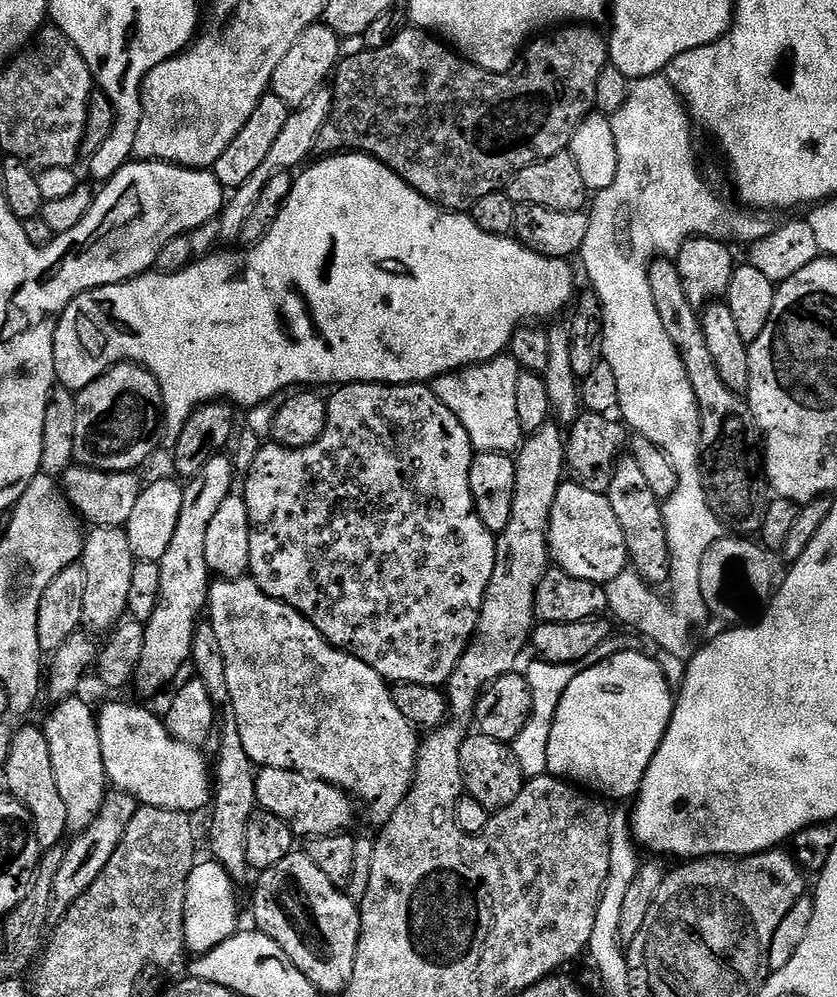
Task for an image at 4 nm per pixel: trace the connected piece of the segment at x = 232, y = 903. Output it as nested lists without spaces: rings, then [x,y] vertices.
[[[205,860],[205,864],[194,864],[189,881],[186,882],[184,947],[189,953],[192,951],[192,954],[214,950],[214,946],[235,936],[241,927],[240,900],[236,897],[237,881],[215,860]]]

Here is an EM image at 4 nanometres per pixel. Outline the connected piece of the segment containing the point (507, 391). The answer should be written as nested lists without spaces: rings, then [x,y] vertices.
[[[511,354],[495,356],[484,364],[474,364],[458,372],[447,372],[431,381],[436,397],[466,426],[476,452],[515,453],[522,443],[518,422],[517,387],[521,366]]]

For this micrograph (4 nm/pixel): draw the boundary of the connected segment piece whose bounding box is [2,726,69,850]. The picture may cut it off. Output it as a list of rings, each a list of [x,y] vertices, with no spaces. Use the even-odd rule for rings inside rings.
[[[25,726],[16,731],[14,742],[10,746],[10,758],[2,769],[2,776],[8,783],[7,791],[32,815],[32,829],[41,849],[55,848],[63,836],[69,835],[66,822],[66,802],[58,794],[58,782],[54,782],[54,765],[50,762],[50,746],[44,737],[43,727]]]

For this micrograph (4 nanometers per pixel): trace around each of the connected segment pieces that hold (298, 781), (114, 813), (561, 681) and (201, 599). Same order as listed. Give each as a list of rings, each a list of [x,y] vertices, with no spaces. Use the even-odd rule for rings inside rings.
[[[260,768],[256,774],[256,802],[263,811],[282,818],[282,822],[289,824],[297,837],[311,838],[348,832],[356,820],[357,805],[353,797],[343,792],[337,784],[294,770]]]
[[[119,790],[109,791],[108,797],[102,802],[102,810],[98,810],[98,818],[75,837],[72,845],[64,848],[62,866],[58,874],[54,876],[54,886],[52,887],[52,916],[59,918],[66,915],[74,902],[78,902],[82,894],[90,889],[90,886],[97,881],[98,876],[105,870],[106,864],[114,855],[114,850],[118,849],[118,844],[122,842],[126,828],[134,818],[138,801],[129,792]]]
[[[624,630],[624,633],[615,633],[605,642],[602,642],[597,649],[586,654],[580,663],[546,663],[538,658],[529,664],[524,675],[527,678],[527,684],[530,686],[532,712],[530,718],[527,719],[526,726],[522,726],[522,733],[518,734],[518,738],[513,740],[510,745],[513,754],[518,758],[518,766],[522,766],[525,777],[543,776],[548,772],[547,747],[550,746],[551,727],[554,724],[554,716],[557,713],[558,705],[570,683],[578,678],[578,674],[591,666],[604,662],[606,658],[613,657],[614,654],[628,652],[642,653],[643,656],[655,660],[659,659],[662,654],[658,642],[654,641],[654,638],[646,638],[640,633]]]
[[[221,454],[210,458],[200,473],[183,485],[182,514],[178,514],[174,539],[158,562],[162,570],[162,594],[154,618],[144,624],[142,658],[134,681],[135,687],[140,687],[148,696],[166,687],[192,658],[196,626],[208,607],[210,573],[206,562],[206,533],[222,502],[234,492],[232,483],[236,480],[236,468],[226,457]]]

